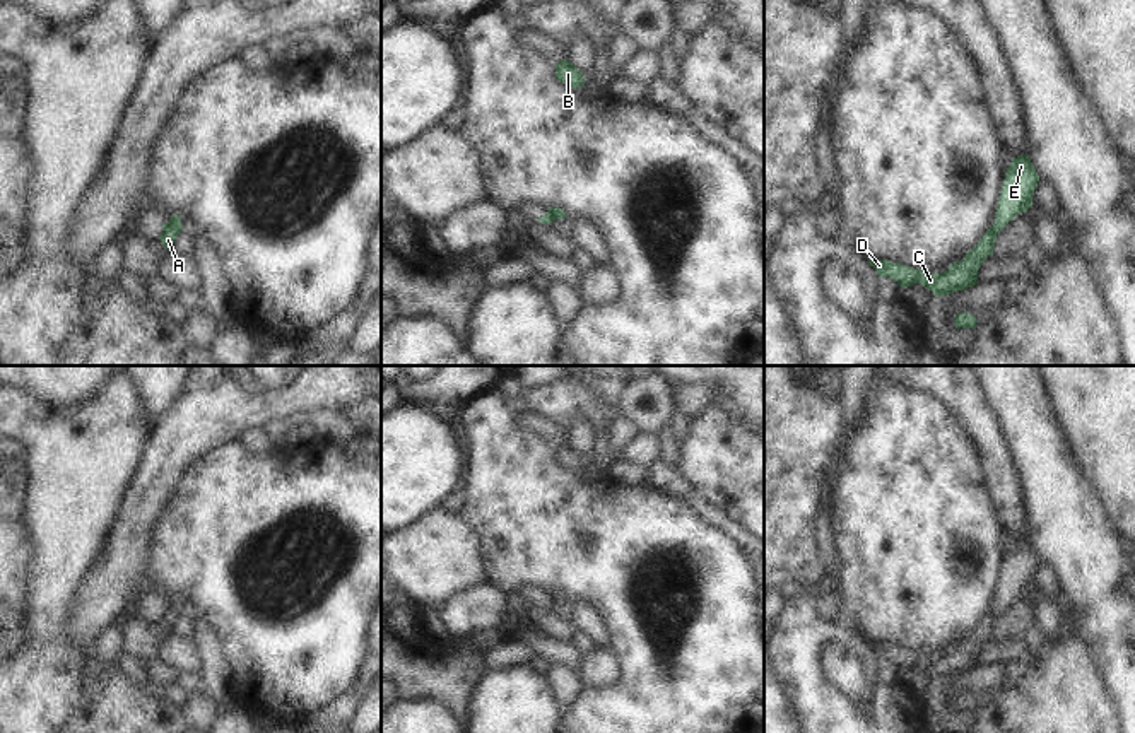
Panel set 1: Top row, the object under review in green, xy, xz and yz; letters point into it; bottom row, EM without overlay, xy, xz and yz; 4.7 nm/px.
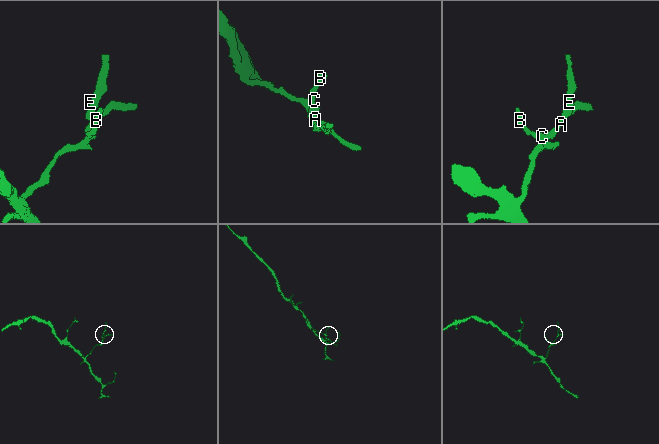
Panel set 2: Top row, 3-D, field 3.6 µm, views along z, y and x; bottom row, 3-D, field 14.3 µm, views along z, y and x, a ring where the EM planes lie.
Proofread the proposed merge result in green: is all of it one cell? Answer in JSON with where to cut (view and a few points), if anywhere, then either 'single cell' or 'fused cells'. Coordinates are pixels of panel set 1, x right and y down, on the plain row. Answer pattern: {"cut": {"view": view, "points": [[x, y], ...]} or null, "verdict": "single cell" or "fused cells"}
{"cut": {"view": "yz", "points": [[993, 607], [1000, 612]]}, "verdict": "fused cells"}

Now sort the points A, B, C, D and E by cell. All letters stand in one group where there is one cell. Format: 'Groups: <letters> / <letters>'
Groups: A B C D / E.

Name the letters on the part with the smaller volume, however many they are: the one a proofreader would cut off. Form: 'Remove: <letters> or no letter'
Remove: E.

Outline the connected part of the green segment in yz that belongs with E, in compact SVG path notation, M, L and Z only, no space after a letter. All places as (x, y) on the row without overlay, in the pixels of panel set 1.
M1027 537L1014 540L1005 554L993 608L1003 612L1014 600L1029 593L1038 566L1039 559Z

